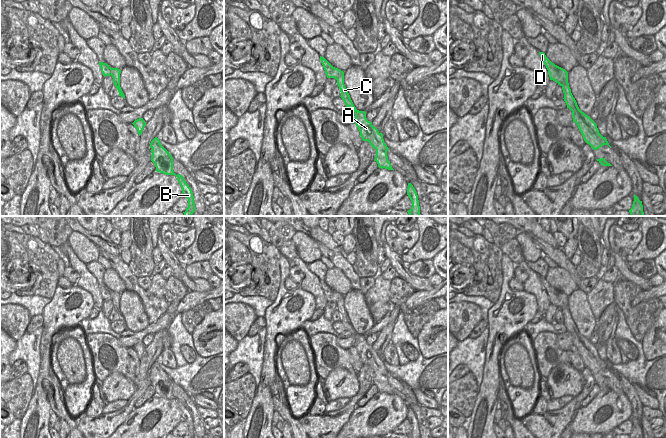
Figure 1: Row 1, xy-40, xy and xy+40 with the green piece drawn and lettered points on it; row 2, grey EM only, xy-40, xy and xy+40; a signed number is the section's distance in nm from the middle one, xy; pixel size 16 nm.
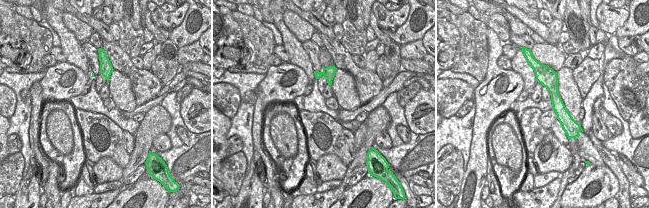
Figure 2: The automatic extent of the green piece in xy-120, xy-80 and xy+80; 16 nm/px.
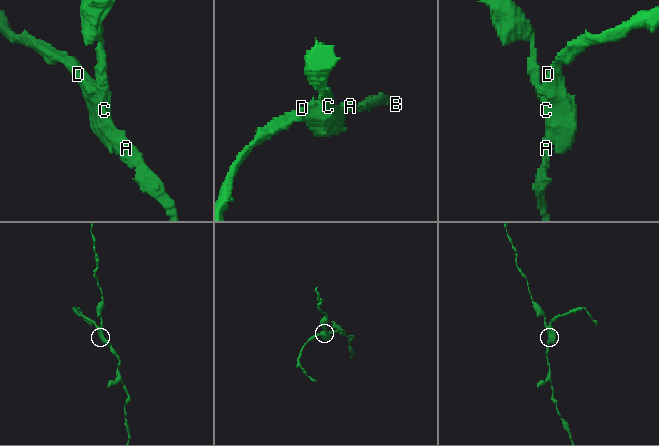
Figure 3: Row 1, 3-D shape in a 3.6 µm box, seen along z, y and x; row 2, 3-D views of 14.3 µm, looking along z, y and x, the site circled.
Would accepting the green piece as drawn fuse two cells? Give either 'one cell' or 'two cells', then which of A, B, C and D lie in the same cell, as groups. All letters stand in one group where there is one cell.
two cells; groups A B C / D

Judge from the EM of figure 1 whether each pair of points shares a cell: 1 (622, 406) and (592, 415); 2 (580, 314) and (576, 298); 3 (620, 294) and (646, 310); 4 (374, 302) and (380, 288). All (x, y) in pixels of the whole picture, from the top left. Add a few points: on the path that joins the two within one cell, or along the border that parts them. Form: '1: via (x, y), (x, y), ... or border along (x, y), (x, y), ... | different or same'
1: via (614, 406), (607, 403), (599, 407) | same
2: via (580, 310), (577, 302) | same
3: via (623, 301), (632, 310), (639, 310) | same
4: via (374, 299), (380, 291) | same

